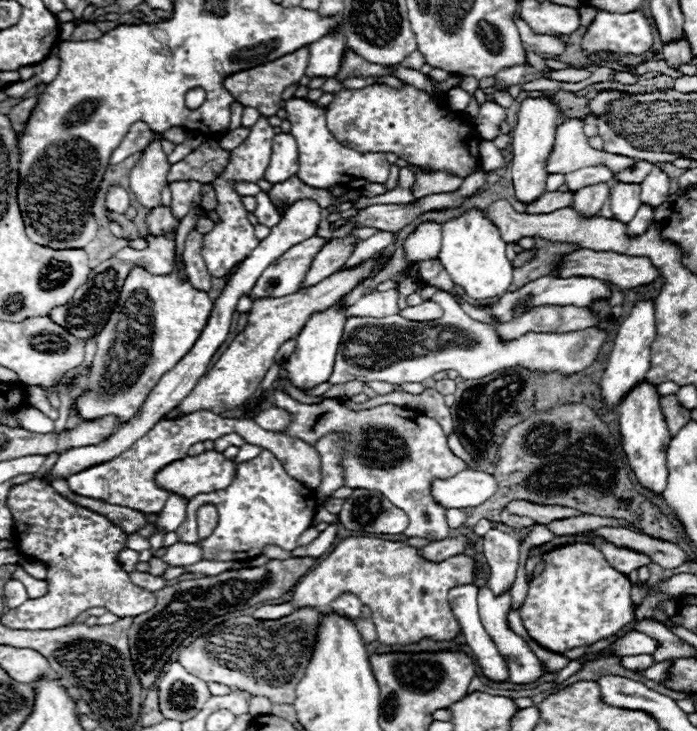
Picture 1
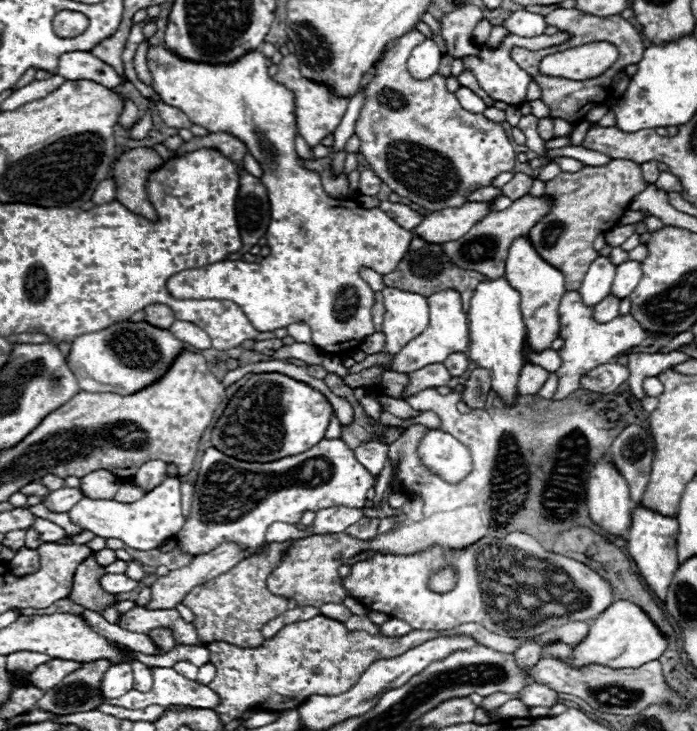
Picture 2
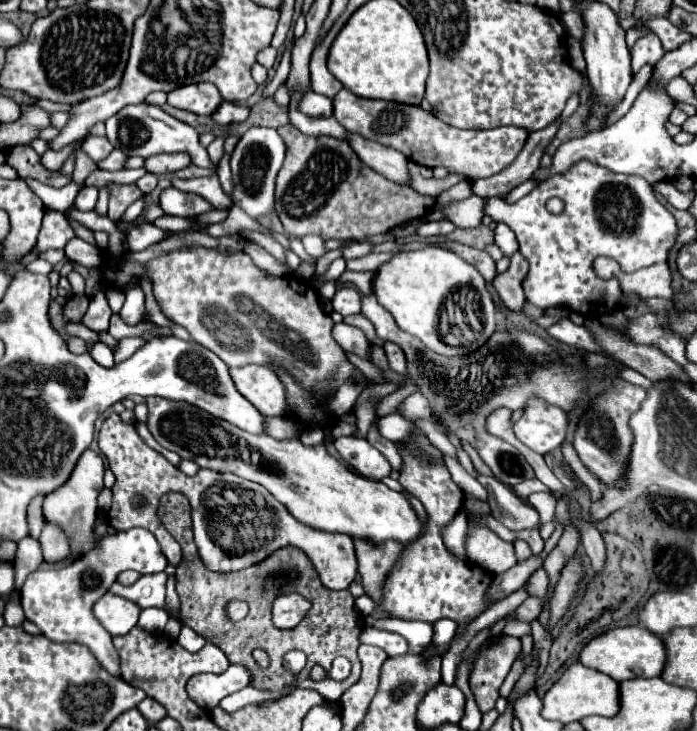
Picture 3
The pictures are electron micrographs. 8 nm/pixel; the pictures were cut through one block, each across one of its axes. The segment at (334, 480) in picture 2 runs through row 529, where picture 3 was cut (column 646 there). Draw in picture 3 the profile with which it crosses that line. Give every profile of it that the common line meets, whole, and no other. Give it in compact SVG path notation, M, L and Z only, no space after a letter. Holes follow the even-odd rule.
M586 160L576 162L566 174L550 178L550 182L538 184L530 194L520 198L516 204L506 204L502 198L484 198L484 214L488 214L492 220L506 222L518 238L520 254L530 264L528 276L522 282L526 300L530 300L542 310L562 306L586 318L600 318L604 314L610 314L616 308L620 308L622 302L628 300L626 292L622 290L616 278L602 280L594 274L592 268L594 258L610 256L620 264L622 272L636 272L640 268L648 268L658 262L668 262L668 256L678 238L678 226L674 216L658 202L658 198L652 192L652 186L646 180L628 174L616 174L602 166L594 166L592 162ZM554 196L566 202L564 212L558 216L552 216L546 210L546 200Z

